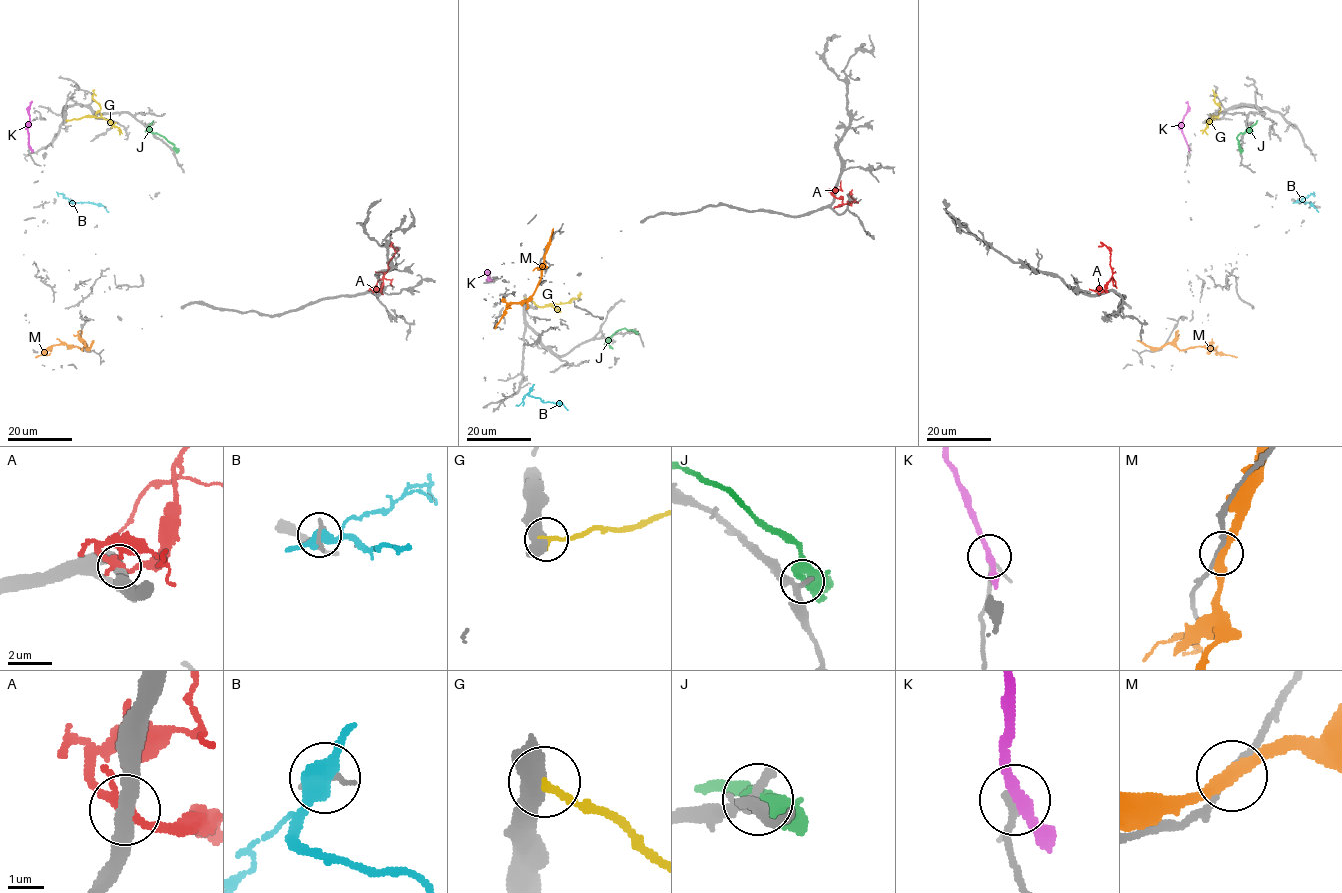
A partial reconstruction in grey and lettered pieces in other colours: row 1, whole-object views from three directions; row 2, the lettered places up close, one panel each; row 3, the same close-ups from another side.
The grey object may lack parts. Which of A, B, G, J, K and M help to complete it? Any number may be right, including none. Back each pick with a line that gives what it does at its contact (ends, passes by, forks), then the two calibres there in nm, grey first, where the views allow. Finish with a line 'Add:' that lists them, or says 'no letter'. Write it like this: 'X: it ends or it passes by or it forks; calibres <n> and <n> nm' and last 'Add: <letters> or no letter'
Add: no letter

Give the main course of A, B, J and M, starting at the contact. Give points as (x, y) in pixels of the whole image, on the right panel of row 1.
A: (1105, 291), (1112, 275), (1111, 253), (1104, 245), (1098, 246)
B: (1298, 200), (1311, 203), (1319, 212)
J: (1240, 150), (1239, 134), (1257, 120)
M: (1163, 345), (1174, 343), (1180, 350), (1211, 345), (1219, 353), (1237, 357)

